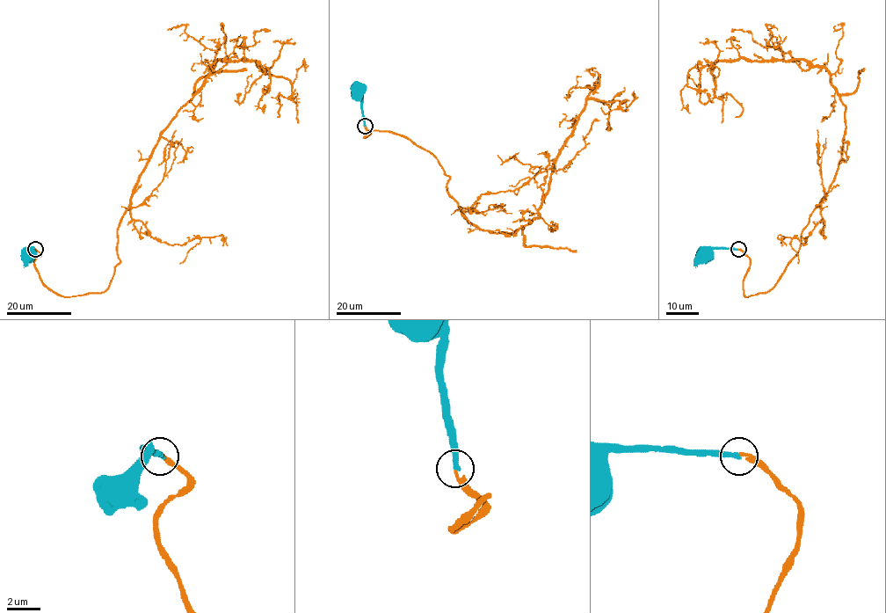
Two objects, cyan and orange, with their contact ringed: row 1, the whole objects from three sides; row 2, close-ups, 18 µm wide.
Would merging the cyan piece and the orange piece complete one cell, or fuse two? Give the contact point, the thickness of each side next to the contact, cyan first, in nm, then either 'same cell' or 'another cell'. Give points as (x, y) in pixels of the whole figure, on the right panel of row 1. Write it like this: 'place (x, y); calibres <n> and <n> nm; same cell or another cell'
place (738, 249); calibres 300 and 180 nm; same cell

